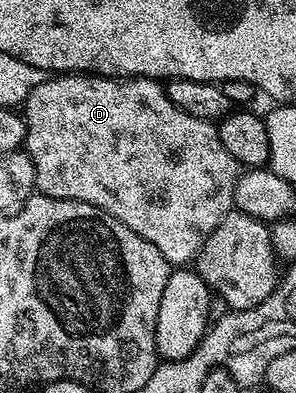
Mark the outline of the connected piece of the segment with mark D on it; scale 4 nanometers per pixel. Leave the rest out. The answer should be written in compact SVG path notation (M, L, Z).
M53 75L31 95L27 95L23 106L23 116L25 118L25 144L24 152L28 153L31 163L35 163L35 183L37 184L36 192L54 197L55 199L67 199L68 201L82 201L91 203L91 207L99 207L107 215L119 219L135 235L147 239L165 256L165 260L173 267L185 267L196 258L197 252L203 247L203 243L219 227L219 223L228 213L234 212L235 187L239 176L239 166L237 160L230 155L227 147L217 134L217 125L212 121L195 119L195 115L187 115L171 99L167 99L164 88L156 80L147 77L135 77L132 79L118 79L115 77L98 77L96 75Z

